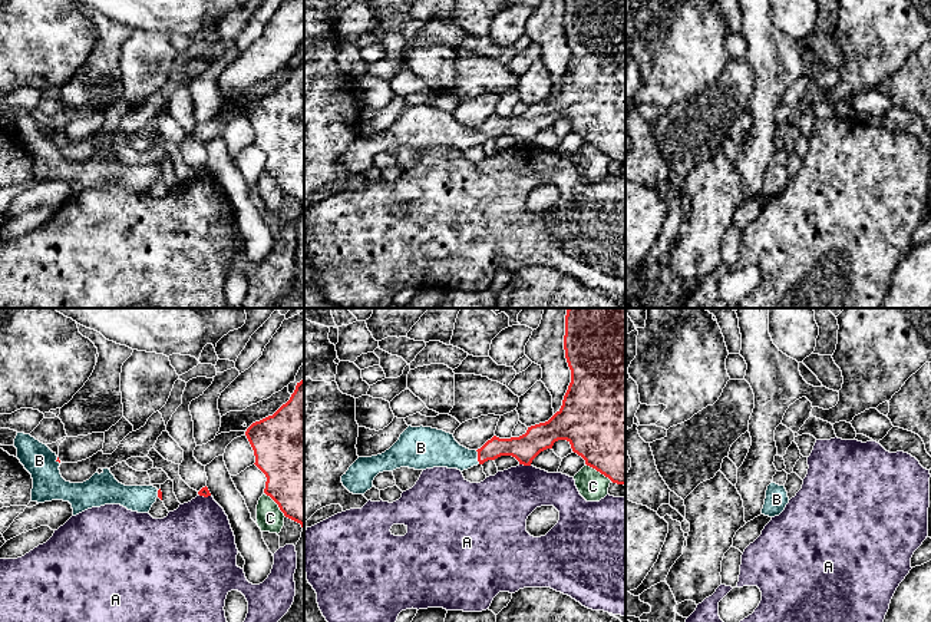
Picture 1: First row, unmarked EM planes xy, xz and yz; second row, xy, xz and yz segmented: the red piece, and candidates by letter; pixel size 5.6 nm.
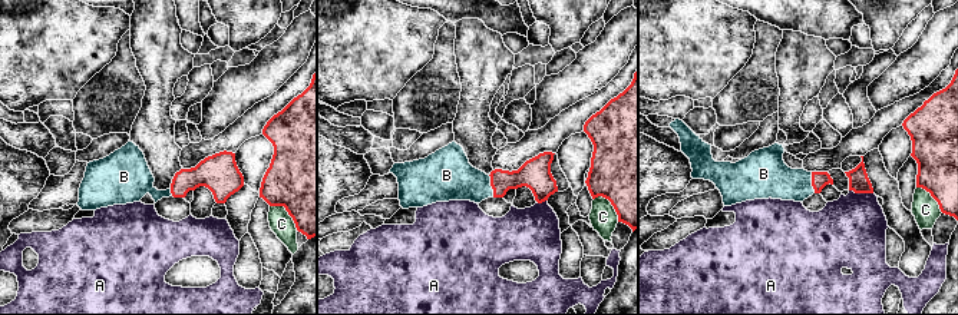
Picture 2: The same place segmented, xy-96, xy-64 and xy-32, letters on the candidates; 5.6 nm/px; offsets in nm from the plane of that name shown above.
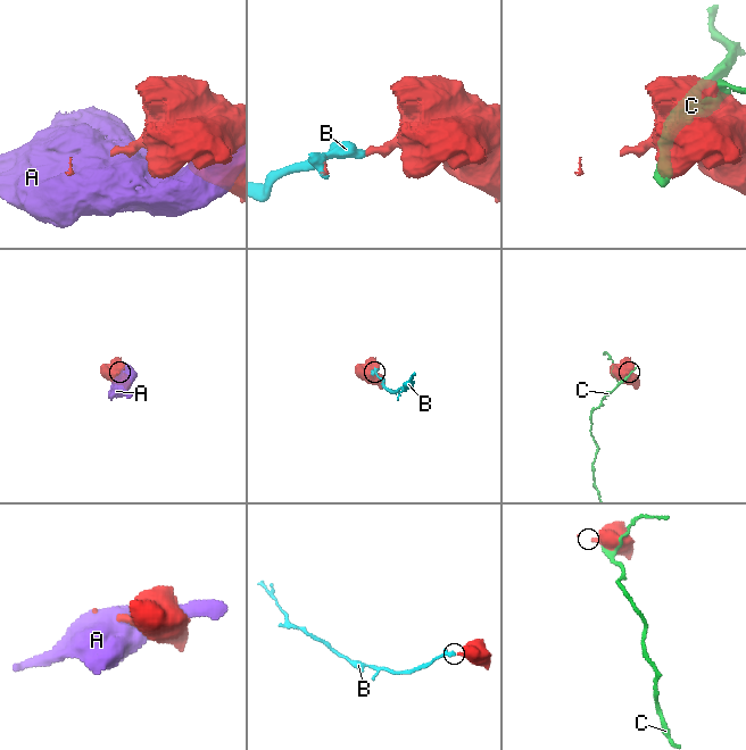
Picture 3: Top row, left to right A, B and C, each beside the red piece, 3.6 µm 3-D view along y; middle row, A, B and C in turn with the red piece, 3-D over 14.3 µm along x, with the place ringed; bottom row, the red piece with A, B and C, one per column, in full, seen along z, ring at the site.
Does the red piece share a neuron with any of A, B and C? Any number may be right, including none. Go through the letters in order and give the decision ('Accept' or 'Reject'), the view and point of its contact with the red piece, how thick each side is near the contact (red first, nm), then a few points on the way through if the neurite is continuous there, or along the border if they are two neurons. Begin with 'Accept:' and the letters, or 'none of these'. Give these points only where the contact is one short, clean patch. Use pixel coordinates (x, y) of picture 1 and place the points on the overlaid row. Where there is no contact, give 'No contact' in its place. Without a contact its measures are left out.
Accept: B
A: Reject. Touches red at xz (525, 465). Thickness 150 nm (red) against 320 nm
B: Accept. Touches red at xz (478, 457). Thickness 130 nm (red) against 220 nm
C: Reject. Touches red at xy (277, 503). Thickness 440 nm (red) against 150 nm

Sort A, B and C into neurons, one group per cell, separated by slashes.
A / B / C

